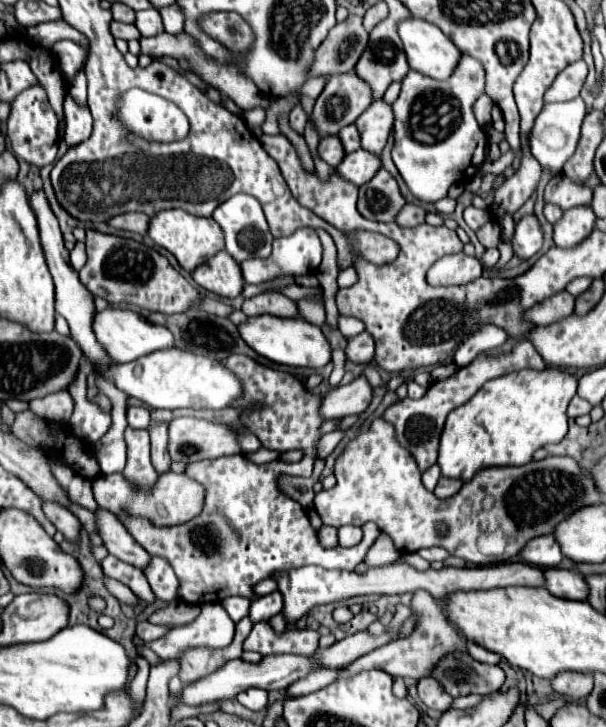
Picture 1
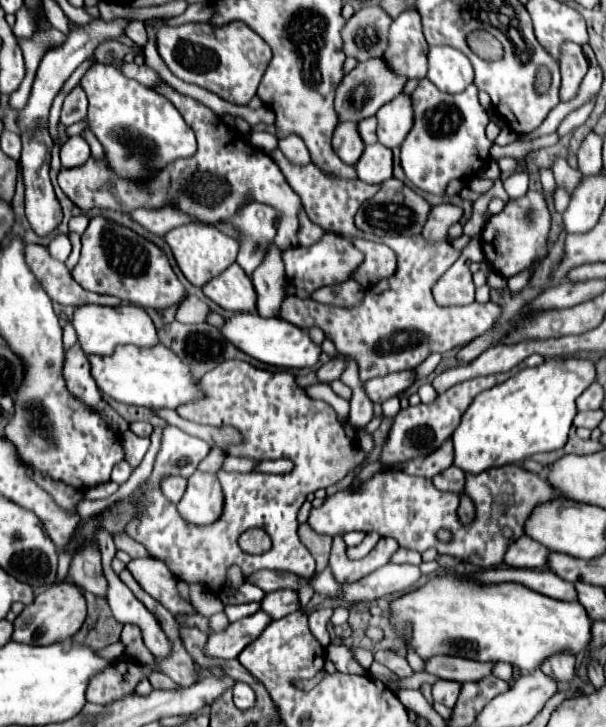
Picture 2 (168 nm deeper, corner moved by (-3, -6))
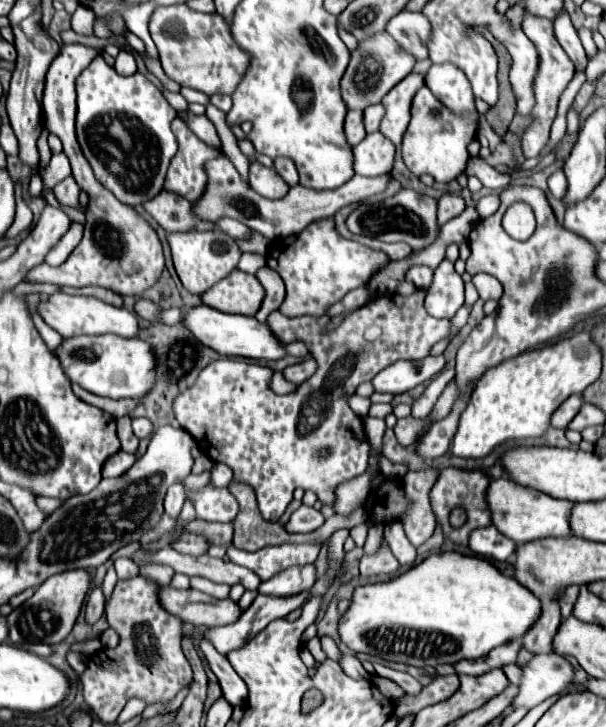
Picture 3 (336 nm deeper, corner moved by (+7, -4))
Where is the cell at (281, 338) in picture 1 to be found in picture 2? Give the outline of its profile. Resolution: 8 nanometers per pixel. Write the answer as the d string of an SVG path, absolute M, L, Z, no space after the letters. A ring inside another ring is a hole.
M234 314L226 318L220 332L230 344L238 346L238 350L270 366L308 368L308 366L314 366L320 356L320 346L316 346L310 340L308 332L282 318L262 318L258 314Z

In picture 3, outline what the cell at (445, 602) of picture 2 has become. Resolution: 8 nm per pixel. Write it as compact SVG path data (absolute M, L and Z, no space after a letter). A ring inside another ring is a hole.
M458 552L432 554L398 578L382 584L368 584L354 590L352 604L340 618L340 638L354 652L380 656L410 666L456 664L460 660L486 656L490 650L522 640L542 616L542 602L518 580L506 578L488 560Z

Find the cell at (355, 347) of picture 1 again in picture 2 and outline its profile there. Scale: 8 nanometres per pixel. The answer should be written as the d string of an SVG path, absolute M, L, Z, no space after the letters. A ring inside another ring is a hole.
M332 358L330 362L322 364L322 366L316 370L316 378L318 378L320 382L328 384L328 382L332 382L332 380L338 380L342 372L344 372L344 362Z

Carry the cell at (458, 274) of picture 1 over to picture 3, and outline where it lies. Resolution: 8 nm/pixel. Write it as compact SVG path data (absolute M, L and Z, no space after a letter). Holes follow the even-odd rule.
M448 258L436 268L424 304L434 318L452 318L464 304L464 282Z

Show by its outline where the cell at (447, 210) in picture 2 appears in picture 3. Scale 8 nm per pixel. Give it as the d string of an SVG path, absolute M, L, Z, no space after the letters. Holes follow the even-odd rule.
M444 194L438 200L438 232L442 228L442 224L446 224L450 218L456 218L464 212L464 200L456 194Z

